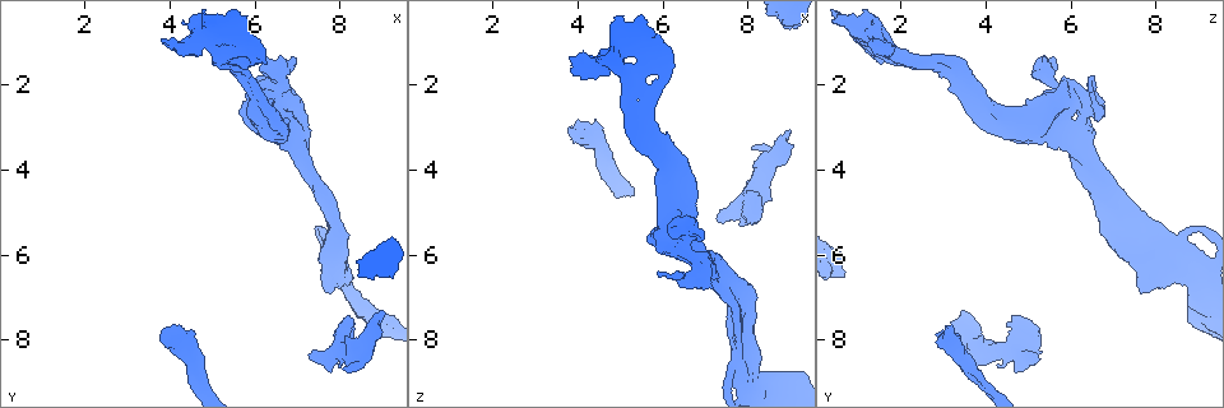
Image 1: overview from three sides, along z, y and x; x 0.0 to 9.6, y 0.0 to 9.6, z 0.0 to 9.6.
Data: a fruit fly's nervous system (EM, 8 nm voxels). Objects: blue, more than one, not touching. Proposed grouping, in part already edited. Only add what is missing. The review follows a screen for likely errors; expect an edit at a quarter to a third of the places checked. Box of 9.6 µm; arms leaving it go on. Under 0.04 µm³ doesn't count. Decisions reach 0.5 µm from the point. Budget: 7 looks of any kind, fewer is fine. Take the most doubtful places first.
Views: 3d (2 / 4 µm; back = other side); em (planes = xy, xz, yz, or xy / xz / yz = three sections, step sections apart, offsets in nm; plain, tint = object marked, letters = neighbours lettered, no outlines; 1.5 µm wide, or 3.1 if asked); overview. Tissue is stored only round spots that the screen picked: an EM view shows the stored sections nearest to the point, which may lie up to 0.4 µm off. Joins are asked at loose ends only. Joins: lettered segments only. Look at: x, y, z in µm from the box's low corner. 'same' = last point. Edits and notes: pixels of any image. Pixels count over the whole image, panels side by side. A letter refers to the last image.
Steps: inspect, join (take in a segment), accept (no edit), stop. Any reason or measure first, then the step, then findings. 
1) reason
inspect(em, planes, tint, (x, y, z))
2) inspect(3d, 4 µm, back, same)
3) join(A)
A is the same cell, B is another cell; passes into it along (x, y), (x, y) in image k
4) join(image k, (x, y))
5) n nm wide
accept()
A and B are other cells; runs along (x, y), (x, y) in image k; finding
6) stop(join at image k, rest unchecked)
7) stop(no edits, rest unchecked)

inspect(em, xz, step 8, tint, (8.05, 8.70, 3.40))

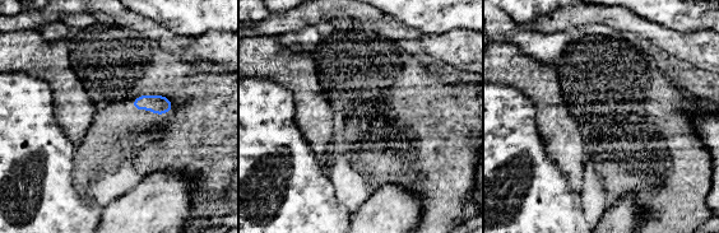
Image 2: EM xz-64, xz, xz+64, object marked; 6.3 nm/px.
inspect(em, planes, tint, same)

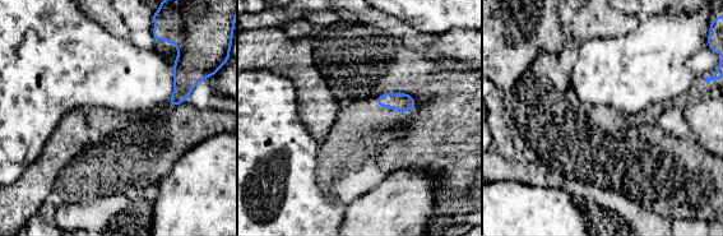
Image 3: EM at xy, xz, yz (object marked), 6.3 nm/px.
inspect(em, planes, letters, same)

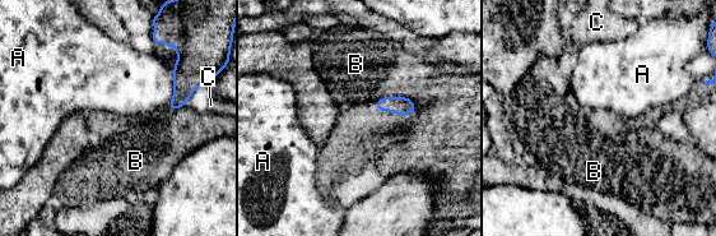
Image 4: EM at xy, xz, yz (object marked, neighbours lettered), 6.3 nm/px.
accept()
A, B and C are other cells; border along (410, 98), (382, 97), (380, 100) in image 4; no lettered segment goes on from it

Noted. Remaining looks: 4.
free end
inspect(em, planes, letters, (8.00, 5.10, 6.65))

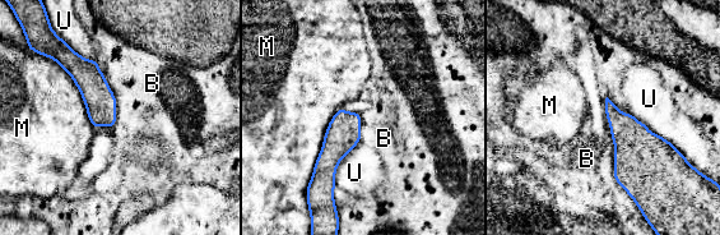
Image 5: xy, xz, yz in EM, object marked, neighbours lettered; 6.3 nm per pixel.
M touches over 550 nm
accept()
B, M and U are other cells; runs along (70, 58), (92, 83), (111, 123) in image 5; no lettered segment goes on from it

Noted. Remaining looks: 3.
thick end
inspect(3d, 2 µm, (6.80, 3.10, 4.25))

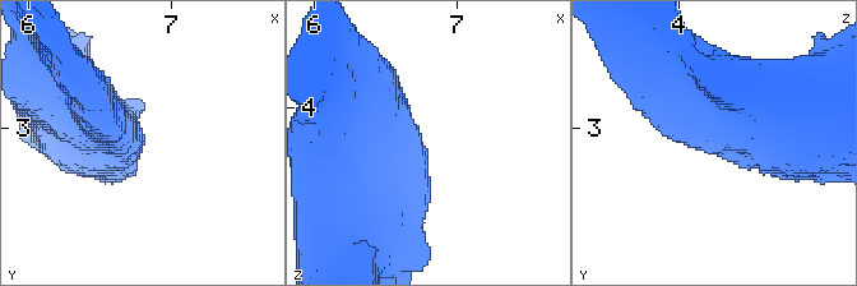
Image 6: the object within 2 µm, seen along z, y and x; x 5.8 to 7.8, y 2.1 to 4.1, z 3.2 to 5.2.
need the tissue
inspect(em, planes, letters, (6.80, 3.10, 4.28))

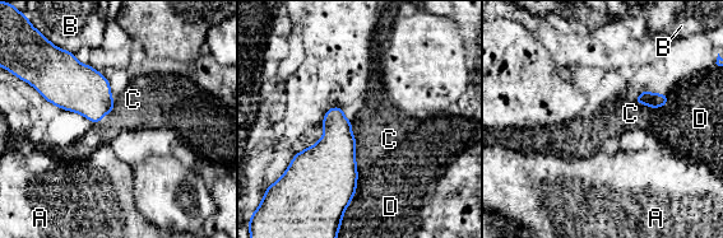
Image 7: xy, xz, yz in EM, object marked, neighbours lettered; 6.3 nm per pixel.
accept()
A, B, C and D are other cells; border along (355, 138), (355, 163), (357, 168) in image 7; no lettered segment goes on from it

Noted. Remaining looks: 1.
stop(no edits, rest unchecked)

